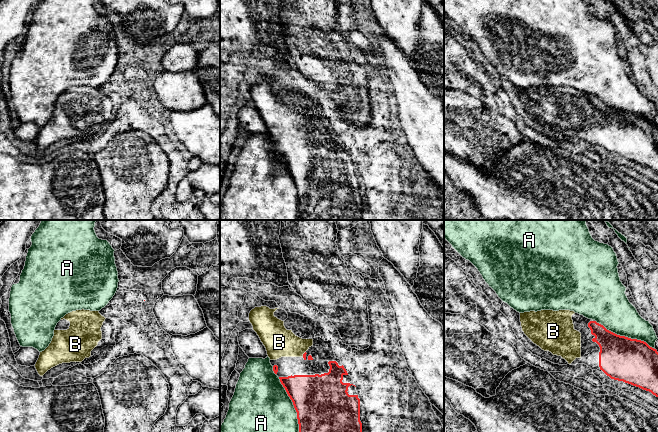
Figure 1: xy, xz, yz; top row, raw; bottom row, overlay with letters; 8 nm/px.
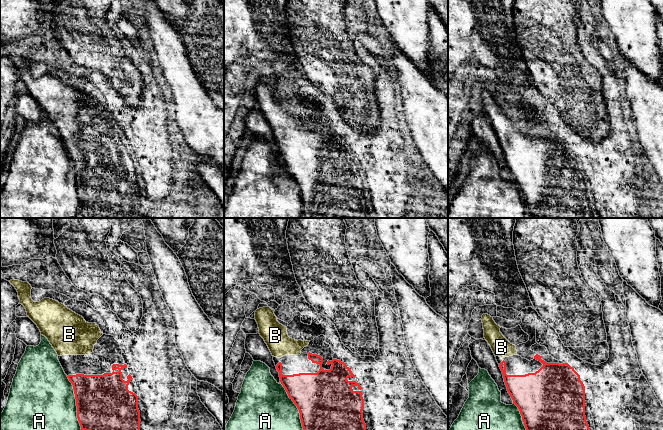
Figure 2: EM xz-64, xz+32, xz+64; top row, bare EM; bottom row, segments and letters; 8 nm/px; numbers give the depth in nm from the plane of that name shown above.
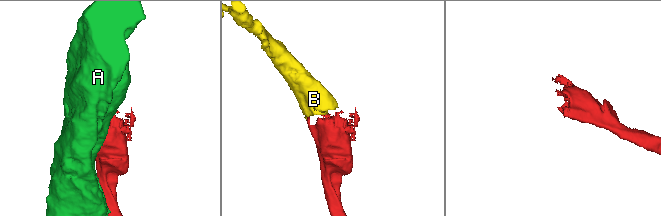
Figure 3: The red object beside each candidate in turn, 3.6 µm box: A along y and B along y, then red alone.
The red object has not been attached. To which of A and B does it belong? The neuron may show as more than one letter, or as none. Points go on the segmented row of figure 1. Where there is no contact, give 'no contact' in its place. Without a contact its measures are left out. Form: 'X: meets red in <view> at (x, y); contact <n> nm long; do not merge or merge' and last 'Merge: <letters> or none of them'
A: meets red in yz at (624, 336); contact 550 nm long; do not merge
B: meets red in xz at (303, 354); contact 50 nm long; merge
Merge: B

